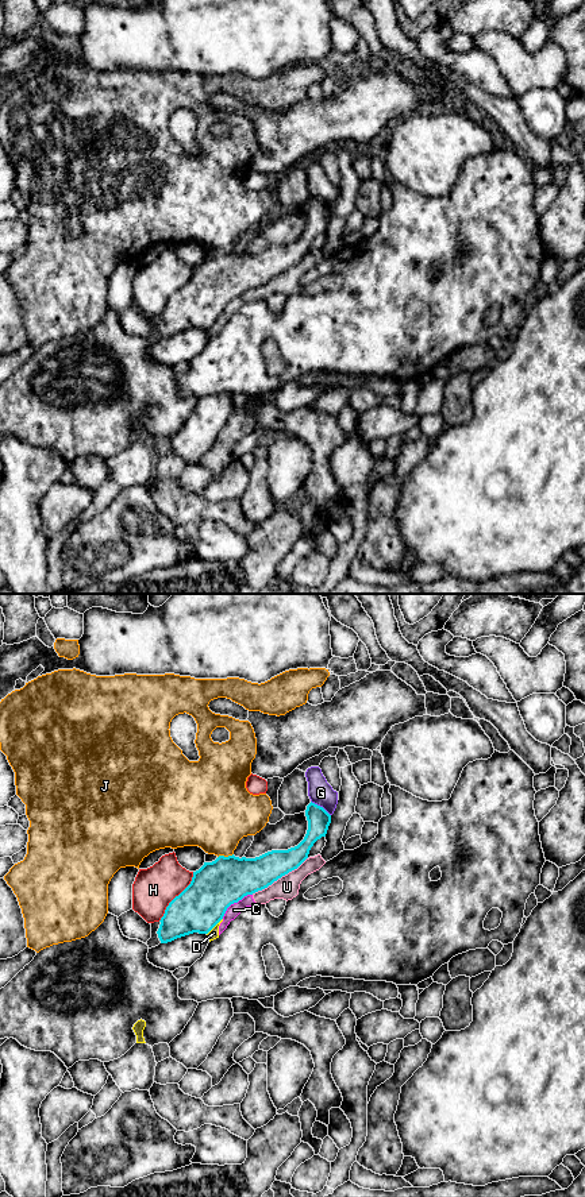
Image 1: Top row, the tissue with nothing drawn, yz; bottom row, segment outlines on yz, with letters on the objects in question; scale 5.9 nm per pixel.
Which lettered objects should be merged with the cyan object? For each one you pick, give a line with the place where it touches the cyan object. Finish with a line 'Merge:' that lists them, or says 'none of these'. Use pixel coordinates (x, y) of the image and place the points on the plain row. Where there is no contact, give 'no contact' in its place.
Merge: none of these

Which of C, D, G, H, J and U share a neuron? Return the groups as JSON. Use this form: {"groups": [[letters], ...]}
{"groups": [["C", "D", "U"], ["G"], ["H"], ["J"]]}

